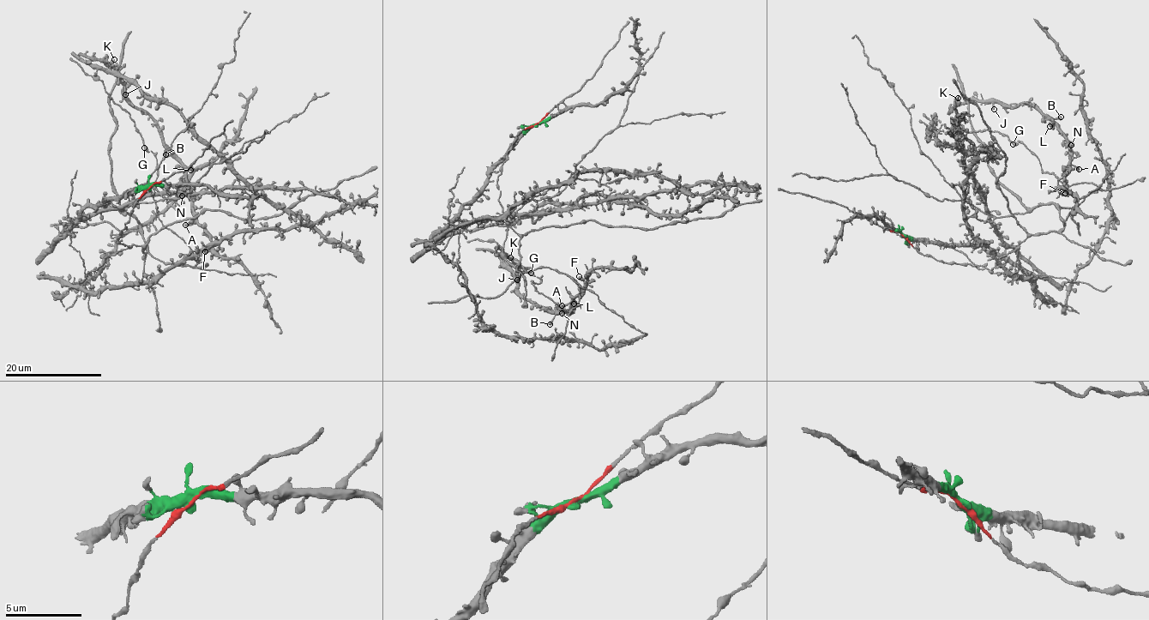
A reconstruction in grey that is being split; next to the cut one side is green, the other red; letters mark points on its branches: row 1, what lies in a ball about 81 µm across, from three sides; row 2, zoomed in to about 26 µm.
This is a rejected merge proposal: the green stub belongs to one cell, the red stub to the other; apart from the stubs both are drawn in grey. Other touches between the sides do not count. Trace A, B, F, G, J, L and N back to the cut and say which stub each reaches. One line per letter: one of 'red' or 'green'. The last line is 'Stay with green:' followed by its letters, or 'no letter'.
A: red
B: red
F: red
G: red
J: red
L: red
N: red
Stay with green: no letter

